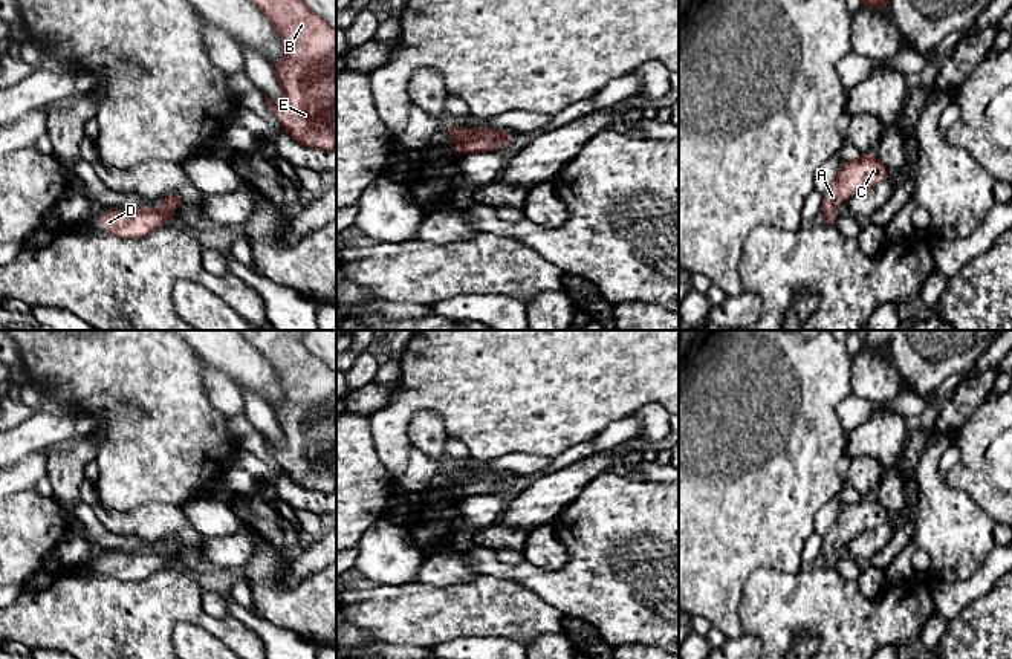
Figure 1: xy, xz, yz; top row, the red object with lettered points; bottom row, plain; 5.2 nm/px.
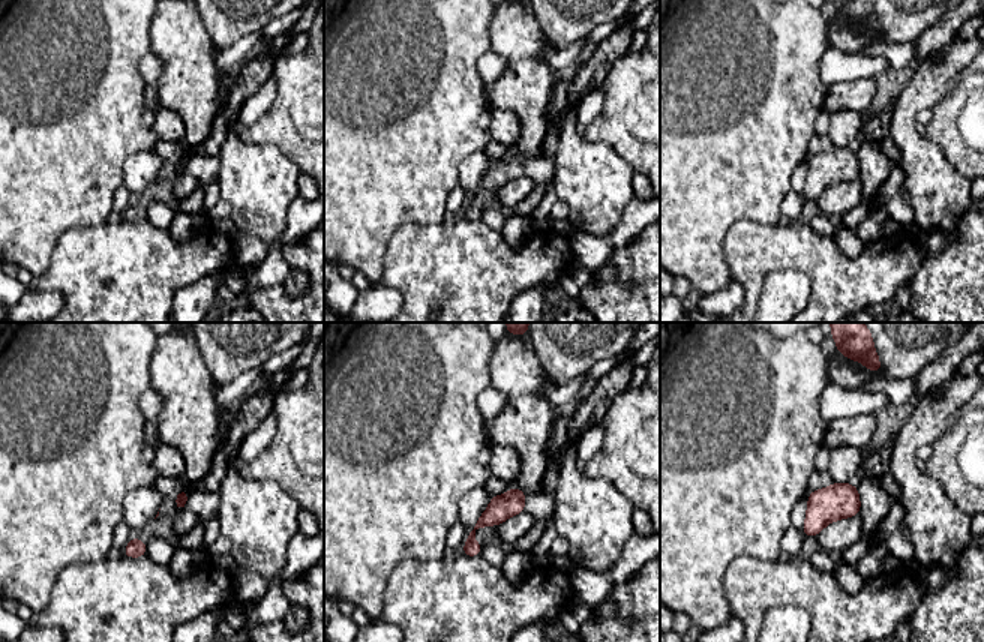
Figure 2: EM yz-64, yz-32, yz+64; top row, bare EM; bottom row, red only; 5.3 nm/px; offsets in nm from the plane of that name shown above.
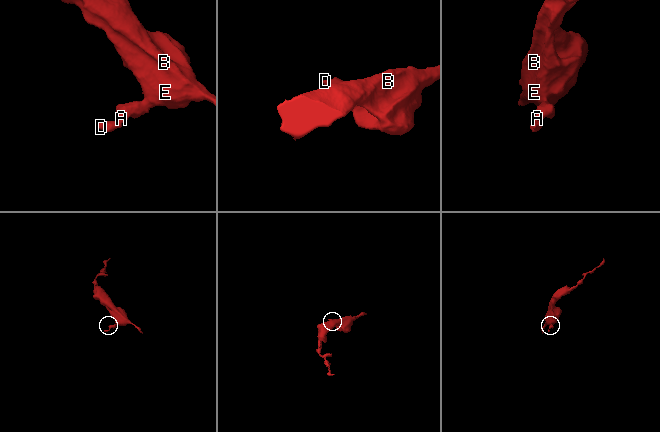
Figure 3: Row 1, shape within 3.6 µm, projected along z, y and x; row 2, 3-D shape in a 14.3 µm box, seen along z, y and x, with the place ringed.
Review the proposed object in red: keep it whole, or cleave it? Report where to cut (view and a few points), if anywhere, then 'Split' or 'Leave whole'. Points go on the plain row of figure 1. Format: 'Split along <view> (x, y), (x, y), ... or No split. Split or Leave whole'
No split. Leave whole

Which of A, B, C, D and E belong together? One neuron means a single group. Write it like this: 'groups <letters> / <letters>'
groups A B C D E

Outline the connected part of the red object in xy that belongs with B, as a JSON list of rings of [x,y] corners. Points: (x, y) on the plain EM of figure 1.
[[[287,330],[237,332],[271,362],[284,388],[283,404],[271,408],[286,443],[277,446],[264,437],[269,451],[298,486],[327,494],[336,492],[336,373]]]

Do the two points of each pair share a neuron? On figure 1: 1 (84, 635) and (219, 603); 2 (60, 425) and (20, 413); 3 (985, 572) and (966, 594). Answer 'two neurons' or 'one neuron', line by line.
1: two neurons
2: two neurons
3: one neuron

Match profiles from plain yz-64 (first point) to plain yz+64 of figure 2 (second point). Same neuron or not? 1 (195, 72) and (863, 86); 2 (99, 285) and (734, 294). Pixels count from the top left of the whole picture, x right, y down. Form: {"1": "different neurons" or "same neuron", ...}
{"1": "same neuron", "2": "different neurons"}

